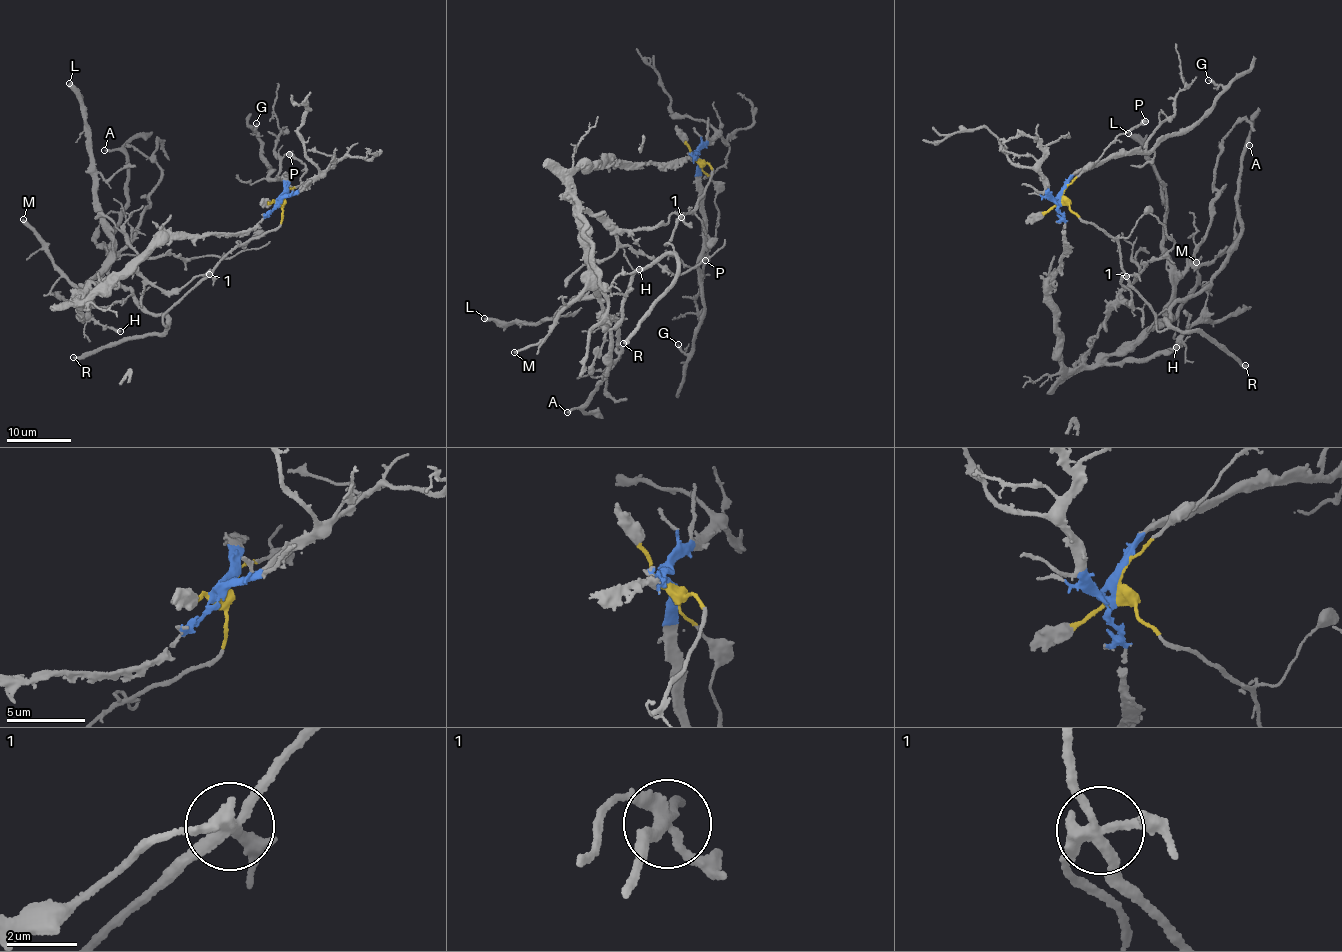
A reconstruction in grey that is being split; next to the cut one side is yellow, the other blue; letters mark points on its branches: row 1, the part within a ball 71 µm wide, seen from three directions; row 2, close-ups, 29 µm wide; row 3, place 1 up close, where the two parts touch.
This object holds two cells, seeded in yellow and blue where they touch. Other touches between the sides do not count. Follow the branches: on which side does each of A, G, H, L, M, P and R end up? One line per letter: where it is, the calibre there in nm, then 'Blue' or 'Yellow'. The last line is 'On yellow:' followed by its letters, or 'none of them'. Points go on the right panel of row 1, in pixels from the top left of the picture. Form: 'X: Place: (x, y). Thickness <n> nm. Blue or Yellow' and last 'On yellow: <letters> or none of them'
A: Place: (1249, 145). Thickness 280 nm. Yellow
G: Place: (1208, 80). Thickness 280 nm. Blue
H: Place: (1176, 347). Thickness 240 nm. Blue
L: Place: (1128, 133). Thickness 440 nm. Blue
M: Place: (1196, 262). Thickness 320 nm. Blue
P: Place: (1145, 121). Thickness 600 nm. Yellow
R: Place: (1245, 365). Thickness 420 nm. Yellow
On yellow: A, P, R

